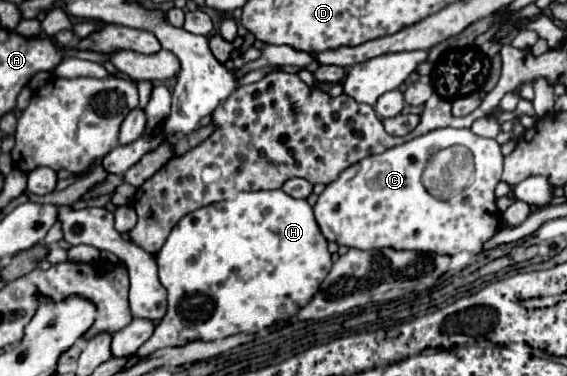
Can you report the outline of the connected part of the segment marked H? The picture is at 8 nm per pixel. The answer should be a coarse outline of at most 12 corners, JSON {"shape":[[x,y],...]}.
{"shape":[[240,192],[156,254],[168,314],[142,358],[256,332],[332,268],[312,206]]}

